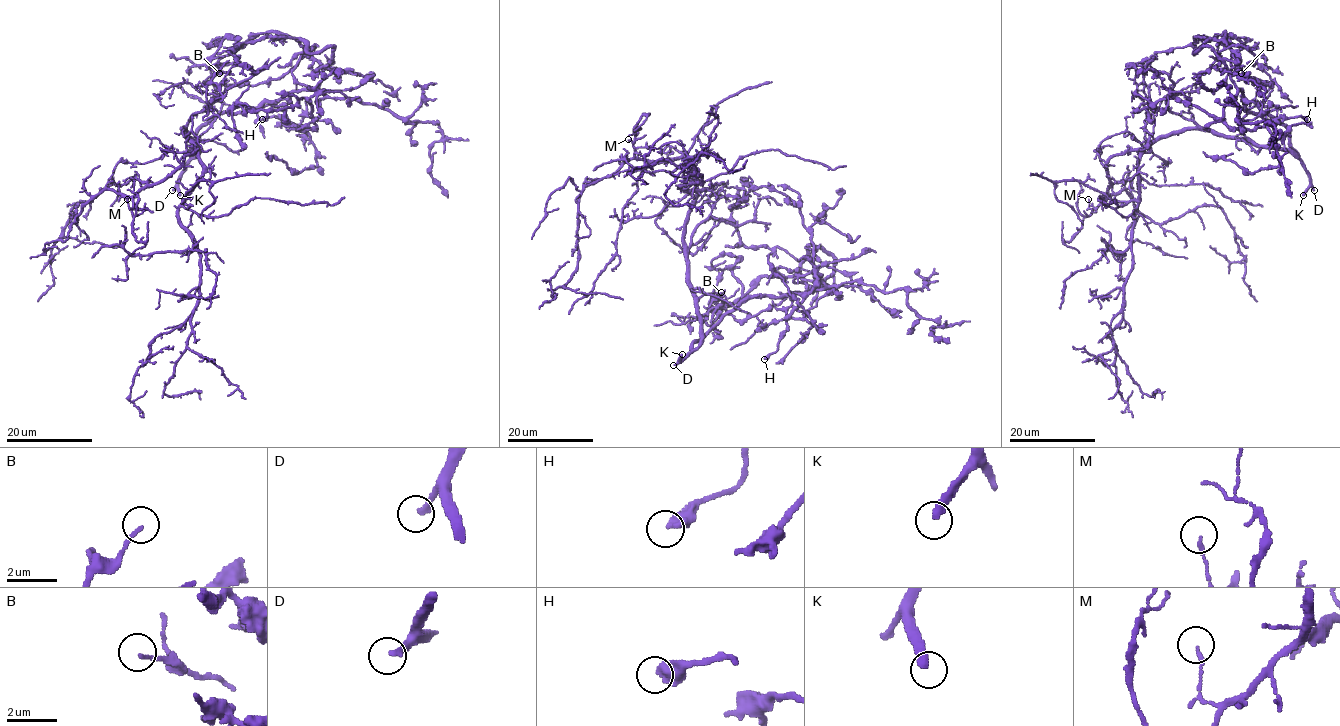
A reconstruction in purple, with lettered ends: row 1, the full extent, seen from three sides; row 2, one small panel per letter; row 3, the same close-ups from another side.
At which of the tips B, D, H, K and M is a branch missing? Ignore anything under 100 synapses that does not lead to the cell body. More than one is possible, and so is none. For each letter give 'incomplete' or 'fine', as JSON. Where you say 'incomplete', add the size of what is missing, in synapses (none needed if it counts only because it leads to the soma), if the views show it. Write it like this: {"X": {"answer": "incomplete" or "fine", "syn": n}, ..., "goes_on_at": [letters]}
{"B": {"answer": "fine"}, "D": {"answer": "incomplete"}, "H": {"answer": "fine"}, "K": {"answer": "incomplete", "syn": 300}, "M": {"answer": "fine"}, "goes_on_at": ["D", "K"]}

